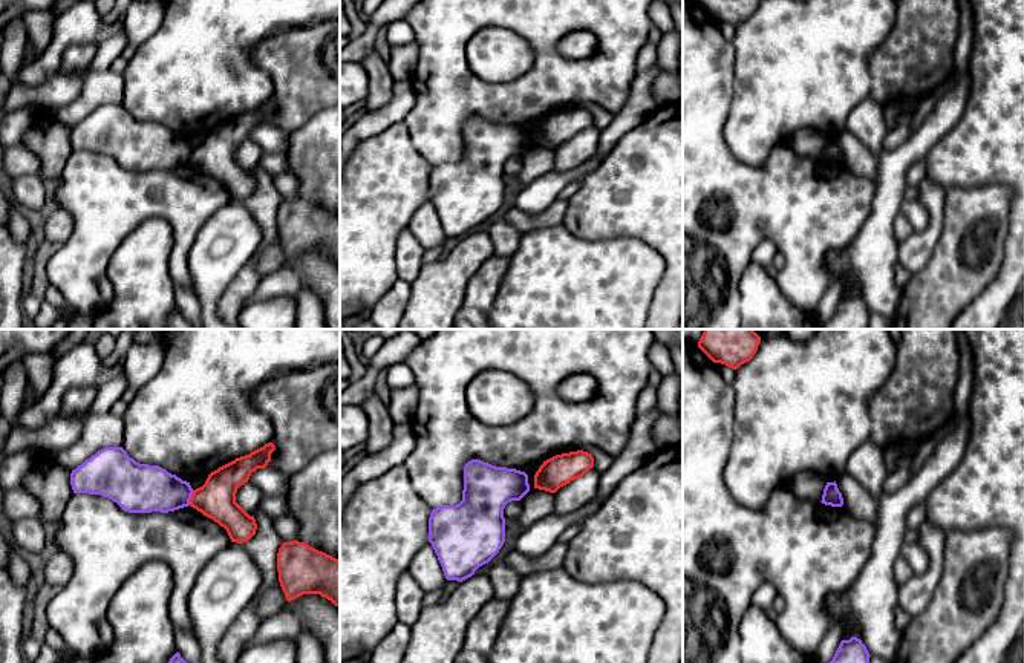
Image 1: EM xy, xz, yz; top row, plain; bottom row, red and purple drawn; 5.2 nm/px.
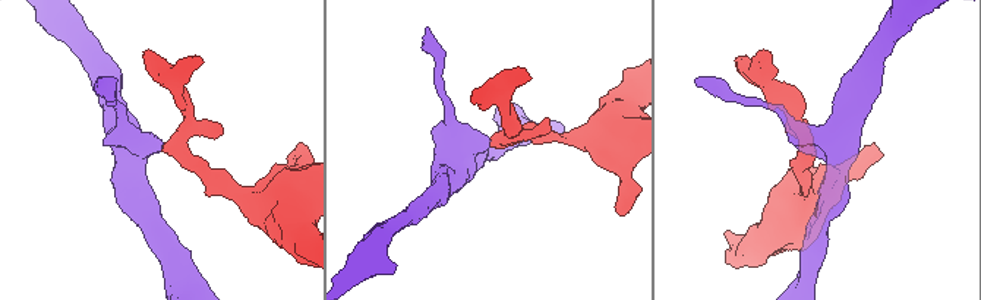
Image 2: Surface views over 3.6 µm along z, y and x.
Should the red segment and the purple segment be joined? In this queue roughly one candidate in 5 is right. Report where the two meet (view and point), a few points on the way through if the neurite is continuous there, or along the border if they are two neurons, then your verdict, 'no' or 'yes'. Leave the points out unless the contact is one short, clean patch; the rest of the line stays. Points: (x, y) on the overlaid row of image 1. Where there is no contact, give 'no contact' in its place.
contact xy (192, 498); border xy (193, 490), (189, 504); no

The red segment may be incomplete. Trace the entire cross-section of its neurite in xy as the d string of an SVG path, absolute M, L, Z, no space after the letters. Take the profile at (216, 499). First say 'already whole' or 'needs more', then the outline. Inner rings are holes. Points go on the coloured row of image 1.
already whole; M268 443L211 472L205 484L193 490L190 507L223 527L231 542L248 542L256 534L257 524L254 516L236 502L236 493L253 472L268 465L274 450L276 446Z

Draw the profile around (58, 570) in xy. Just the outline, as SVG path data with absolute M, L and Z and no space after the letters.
M57 551L44 567L44 583L64 586L73 574L73 562L67 553Z

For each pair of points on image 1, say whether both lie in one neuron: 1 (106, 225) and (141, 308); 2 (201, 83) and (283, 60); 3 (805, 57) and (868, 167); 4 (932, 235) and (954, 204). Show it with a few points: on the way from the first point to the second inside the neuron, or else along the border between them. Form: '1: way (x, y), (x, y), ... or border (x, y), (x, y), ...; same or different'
1: border (141, 224), (117, 248), (106, 273); different
2: border (274, 34), (253, 49), (271, 98); different
3: border (844, 129), (836, 138); different
4: border (945, 190), (942, 222); different

